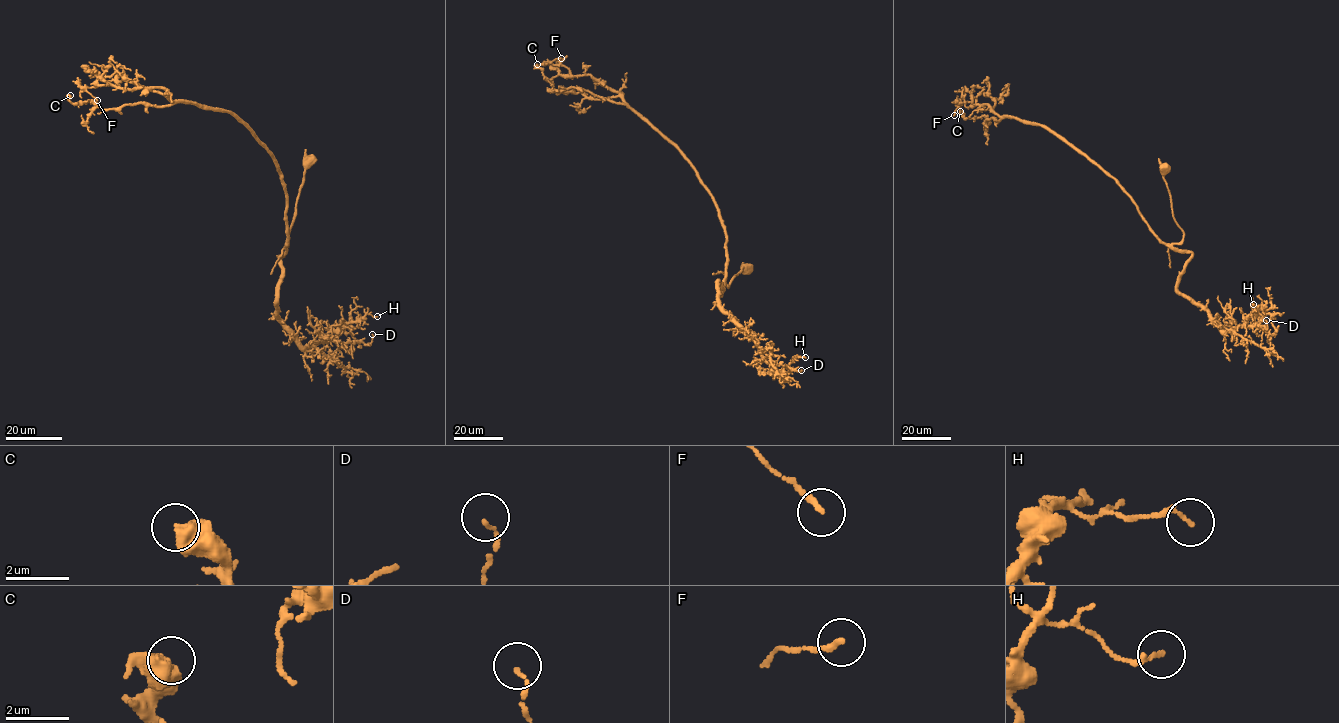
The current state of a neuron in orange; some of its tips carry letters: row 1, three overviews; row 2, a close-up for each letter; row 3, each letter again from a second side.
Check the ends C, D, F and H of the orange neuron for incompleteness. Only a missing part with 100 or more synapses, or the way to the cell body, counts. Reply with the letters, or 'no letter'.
no letter

